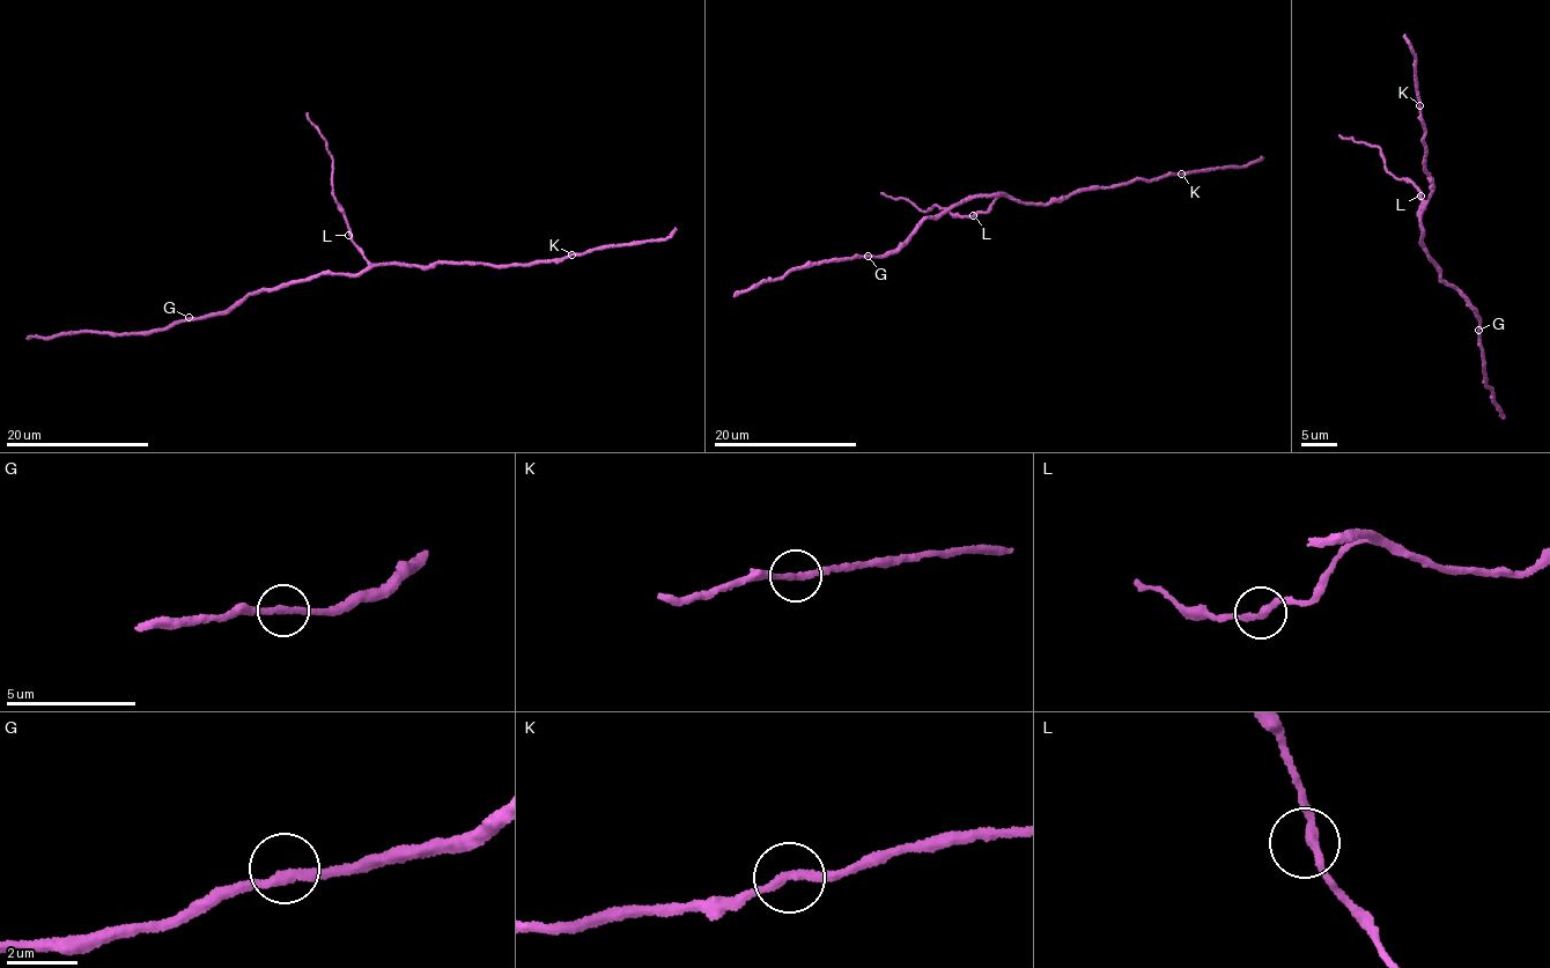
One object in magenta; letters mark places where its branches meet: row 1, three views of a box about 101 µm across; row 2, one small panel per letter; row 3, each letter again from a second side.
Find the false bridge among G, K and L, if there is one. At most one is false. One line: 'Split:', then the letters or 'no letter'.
Split: no letter

